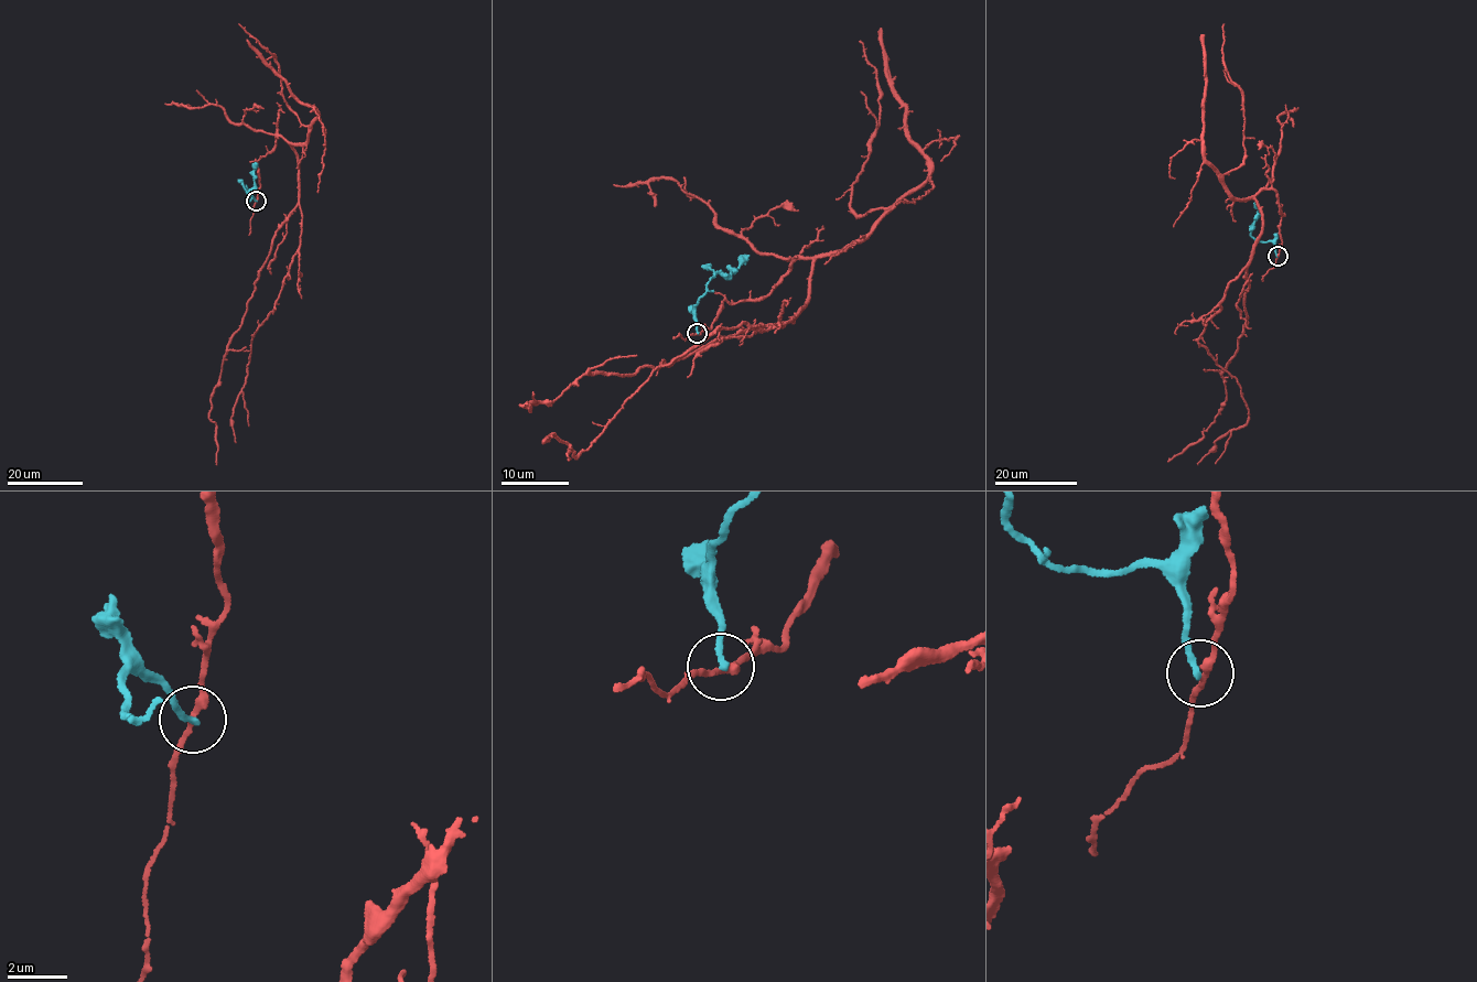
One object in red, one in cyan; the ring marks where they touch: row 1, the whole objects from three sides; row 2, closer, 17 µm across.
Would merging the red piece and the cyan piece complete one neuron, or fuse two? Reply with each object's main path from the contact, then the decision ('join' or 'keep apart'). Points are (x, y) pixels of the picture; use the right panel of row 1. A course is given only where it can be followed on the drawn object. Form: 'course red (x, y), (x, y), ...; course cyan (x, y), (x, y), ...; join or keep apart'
course red (1278, 256), (1284, 216), (1269, 189), (1254, 196), (1262, 231), (1225, 405), (1167, 462); course cyan (1276, 256), (1271, 241), (1260, 241), (1250, 235), (1250, 226), (1260, 212), (1254, 203); keep apart

